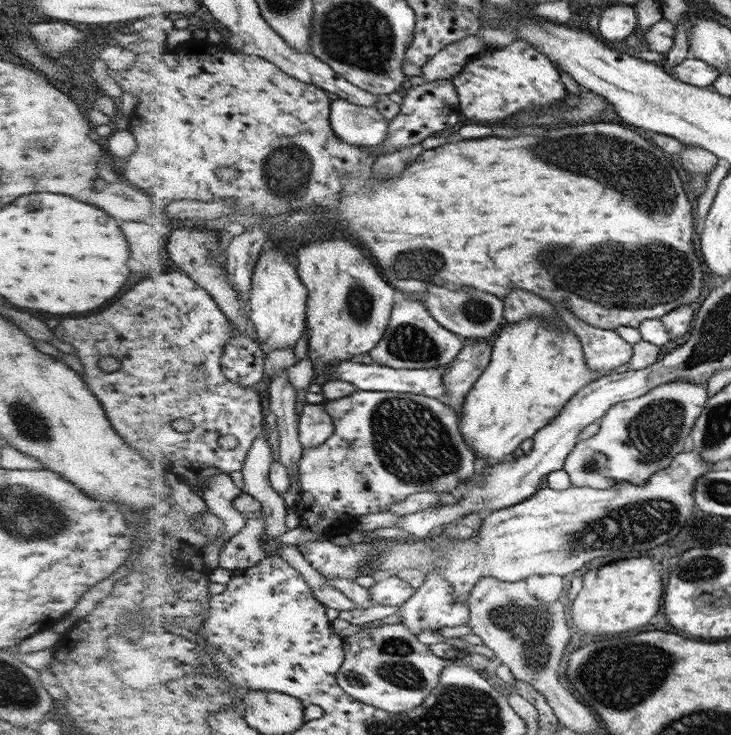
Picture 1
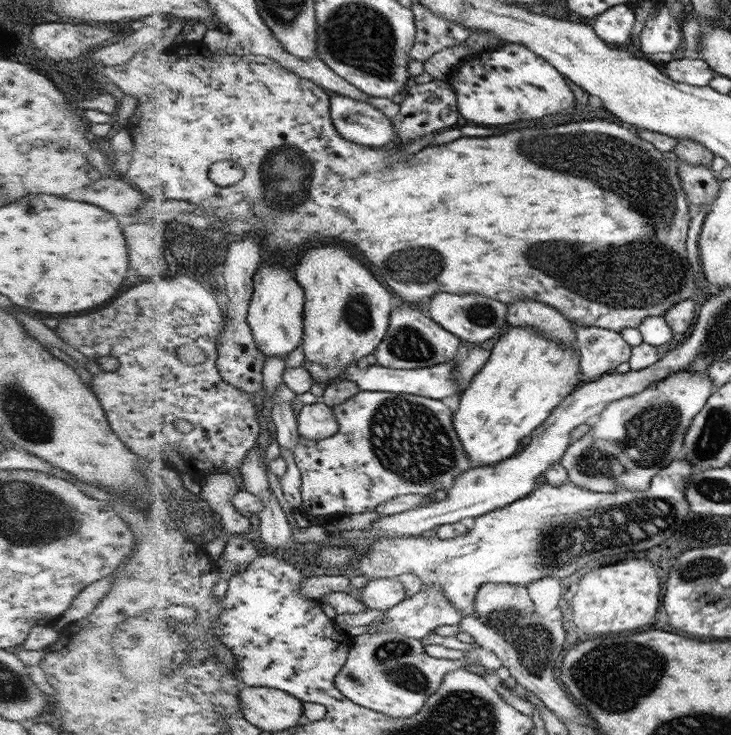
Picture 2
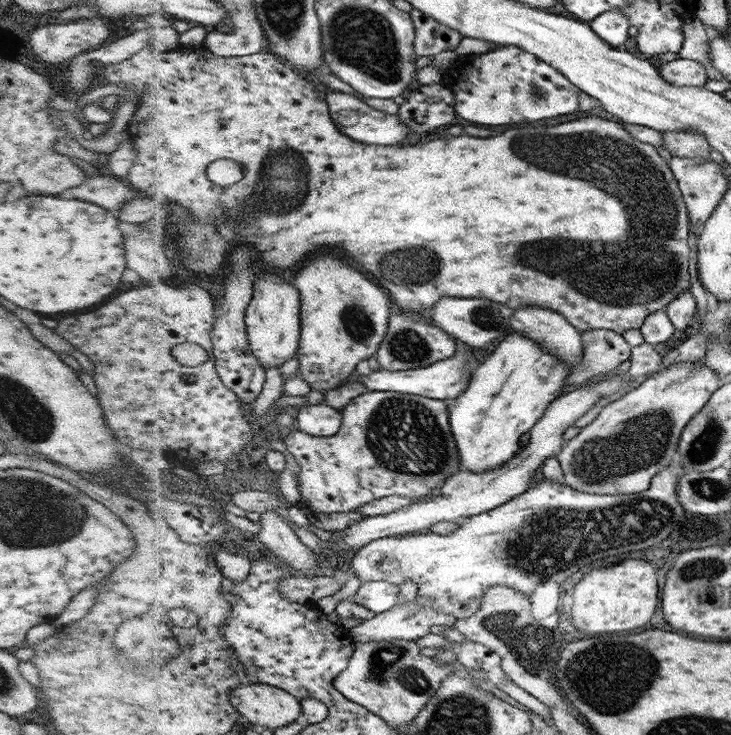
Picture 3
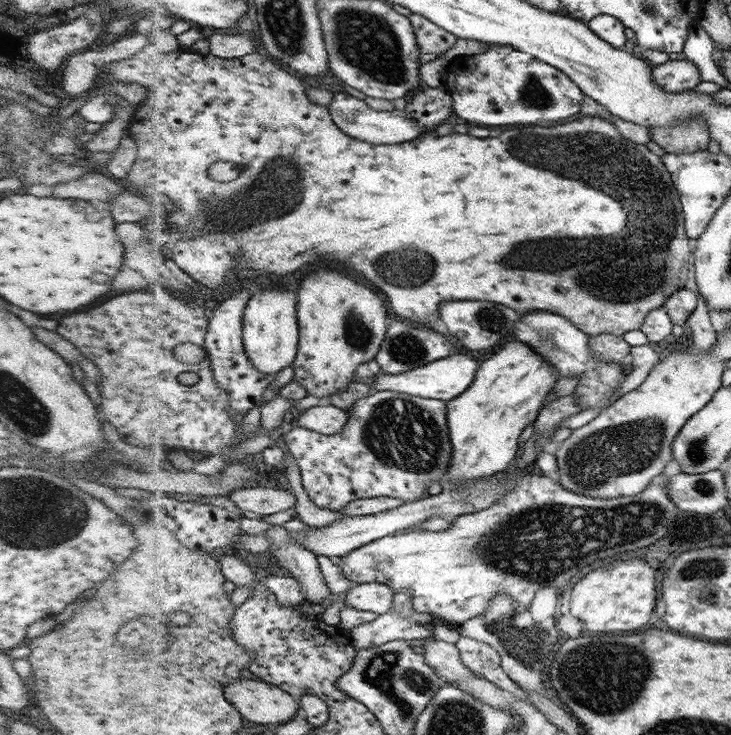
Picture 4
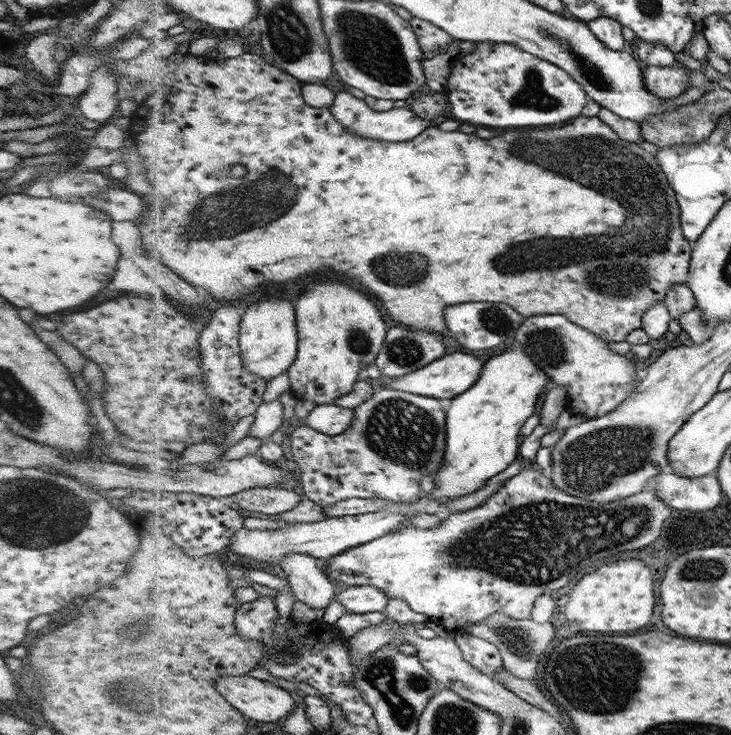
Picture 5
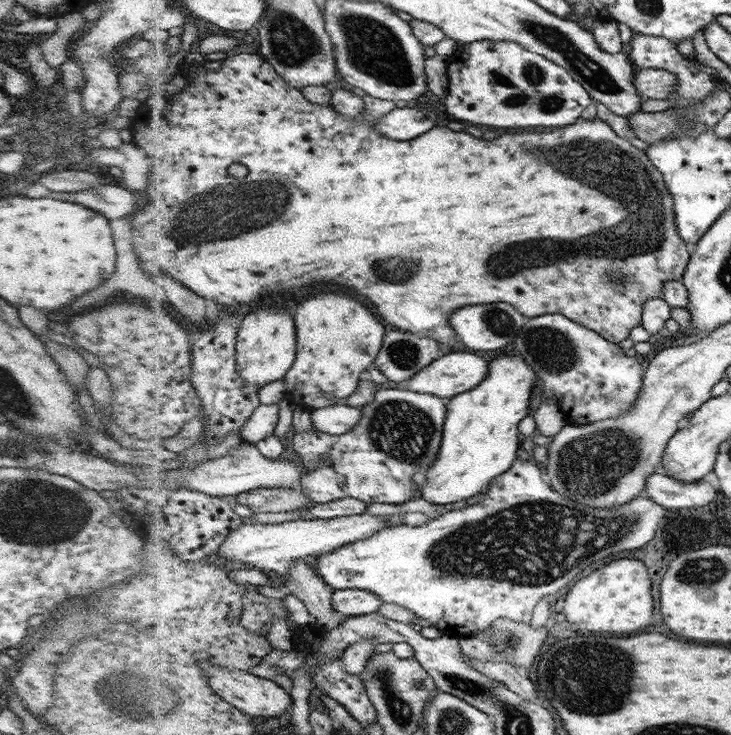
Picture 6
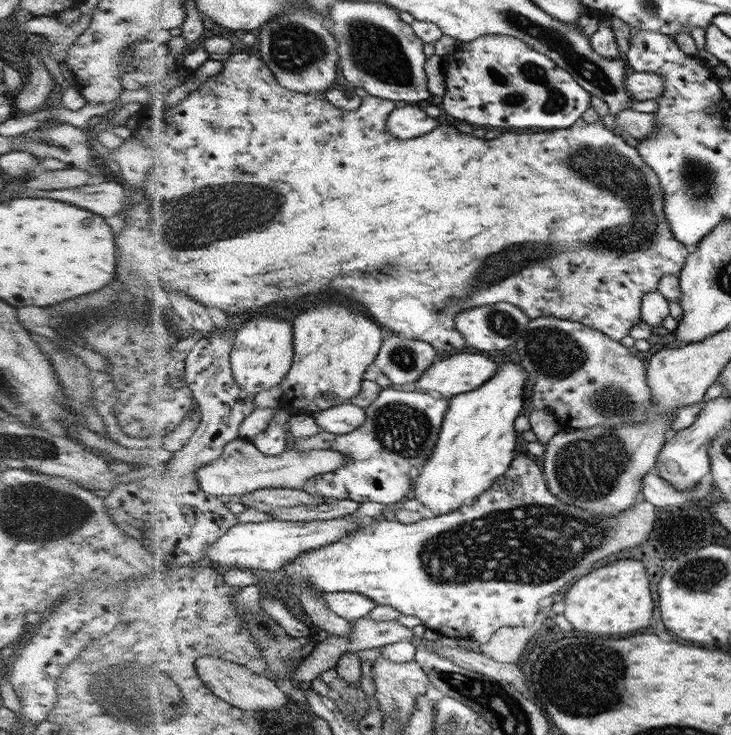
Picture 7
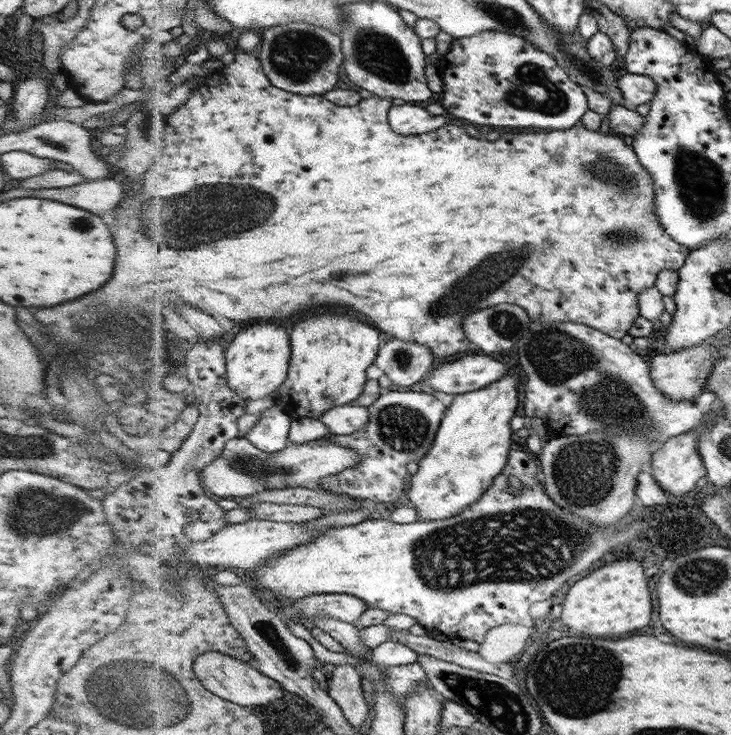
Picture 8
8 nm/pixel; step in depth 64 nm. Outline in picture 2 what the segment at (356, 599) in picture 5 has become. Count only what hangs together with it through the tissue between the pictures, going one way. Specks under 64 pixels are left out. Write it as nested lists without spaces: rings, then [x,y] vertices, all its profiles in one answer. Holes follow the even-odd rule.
[[[374,579],[363,588],[364,594],[360,600],[374,610],[394,608],[402,602],[408,592],[399,579]]]

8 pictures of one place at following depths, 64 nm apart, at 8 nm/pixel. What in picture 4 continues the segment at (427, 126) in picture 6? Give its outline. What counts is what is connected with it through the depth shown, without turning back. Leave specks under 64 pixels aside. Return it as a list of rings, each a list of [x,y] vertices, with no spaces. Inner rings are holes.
[[[346,92],[336,94],[330,108],[335,121],[348,134],[374,144],[399,145],[400,143],[408,143],[424,132],[424,127],[420,127],[420,123],[416,122],[416,119],[410,118],[404,110],[374,110],[364,100]]]

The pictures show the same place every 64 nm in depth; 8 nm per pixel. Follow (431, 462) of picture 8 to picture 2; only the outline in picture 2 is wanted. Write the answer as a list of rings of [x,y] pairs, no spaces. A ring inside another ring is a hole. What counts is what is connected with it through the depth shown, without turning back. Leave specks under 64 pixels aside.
[[[514,326],[500,336],[490,360],[460,394],[454,426],[472,467],[492,466],[516,454],[524,436],[548,420],[564,398],[584,383],[575,346],[560,346],[532,326]]]

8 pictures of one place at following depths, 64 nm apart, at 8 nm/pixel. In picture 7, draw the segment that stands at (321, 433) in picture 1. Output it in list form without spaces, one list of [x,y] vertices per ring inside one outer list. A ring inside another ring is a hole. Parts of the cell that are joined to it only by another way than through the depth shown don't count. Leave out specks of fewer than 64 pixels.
[[[350,402],[322,410],[315,417],[325,431],[332,435],[344,435],[352,434],[354,430],[364,426],[368,420],[368,411],[363,406]]]

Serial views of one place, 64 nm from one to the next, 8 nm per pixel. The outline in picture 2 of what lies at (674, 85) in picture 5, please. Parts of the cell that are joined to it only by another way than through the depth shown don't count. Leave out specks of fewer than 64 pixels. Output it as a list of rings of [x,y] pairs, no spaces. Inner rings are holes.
[[[702,59],[672,60],[666,64],[663,72],[675,82],[688,84],[691,86],[704,87],[715,76],[715,72]]]

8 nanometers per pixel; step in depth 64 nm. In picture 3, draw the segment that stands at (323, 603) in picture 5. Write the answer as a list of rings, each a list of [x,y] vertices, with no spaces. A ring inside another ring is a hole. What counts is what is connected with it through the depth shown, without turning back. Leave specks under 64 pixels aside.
[[[280,510],[266,512],[260,521],[263,530],[259,540],[278,557],[284,559],[288,567],[302,572],[308,579],[316,579],[321,575],[319,557],[306,546],[300,536],[294,532],[288,521],[280,516]]]

